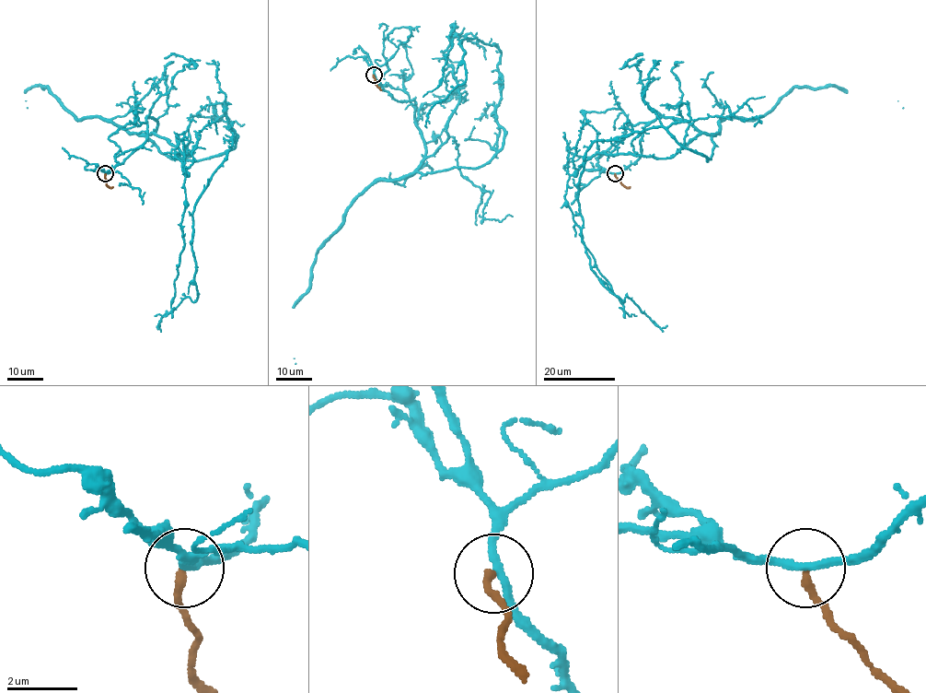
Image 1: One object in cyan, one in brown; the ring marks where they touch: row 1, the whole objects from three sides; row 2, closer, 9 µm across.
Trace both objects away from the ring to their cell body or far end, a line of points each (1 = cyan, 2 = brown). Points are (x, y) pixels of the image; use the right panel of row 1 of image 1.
1: (615, 174), (657, 118), (711, 136), (707, 160), (662, 126), (595, 141), (577, 184), (592, 270), (666, 325)
2: (615, 174), (622, 183), (630, 186)

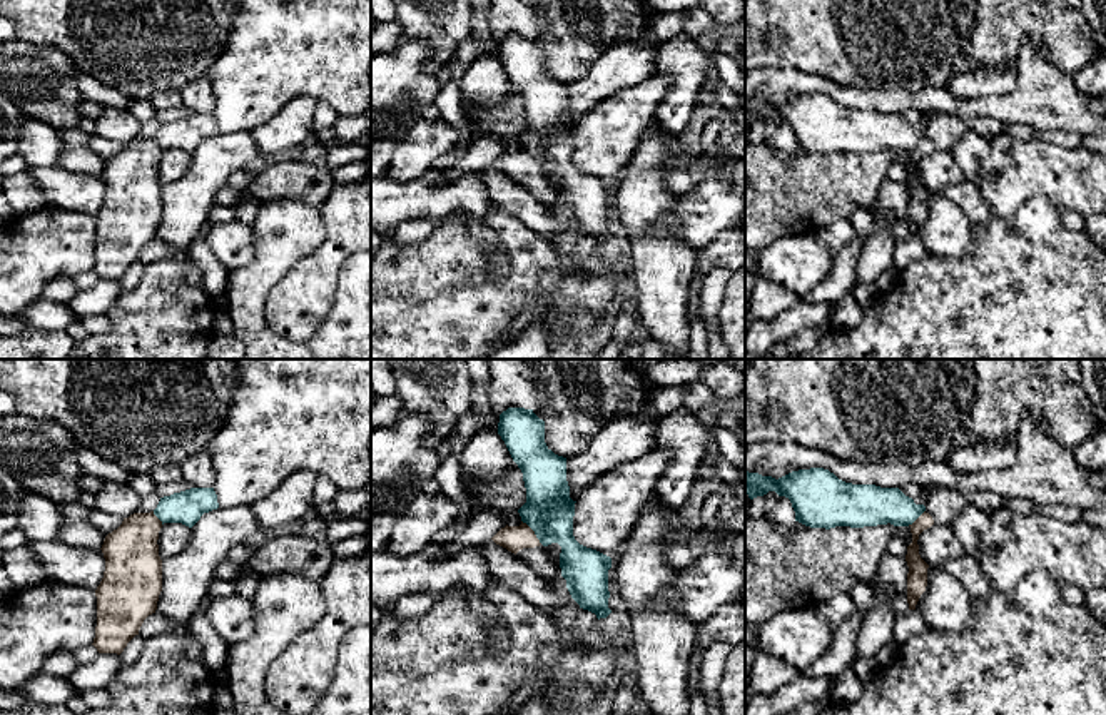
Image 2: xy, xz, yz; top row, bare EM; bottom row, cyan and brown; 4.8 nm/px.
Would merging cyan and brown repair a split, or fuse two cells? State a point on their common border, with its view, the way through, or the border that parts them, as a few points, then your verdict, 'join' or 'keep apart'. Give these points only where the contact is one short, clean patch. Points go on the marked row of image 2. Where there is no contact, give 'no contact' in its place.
meets cyan in xz at (533, 530); border along xz (522, 520), (542, 543); keep apart

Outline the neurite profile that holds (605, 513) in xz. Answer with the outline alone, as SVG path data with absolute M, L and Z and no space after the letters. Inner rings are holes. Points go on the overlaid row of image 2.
M657 448L590 484L575 503L575 540L610 558L618 555L668 463L670 451Z

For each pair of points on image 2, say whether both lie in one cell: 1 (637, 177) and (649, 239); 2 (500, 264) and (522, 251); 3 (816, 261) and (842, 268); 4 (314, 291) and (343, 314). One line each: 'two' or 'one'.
1: one
2: two
3: two
4: two

